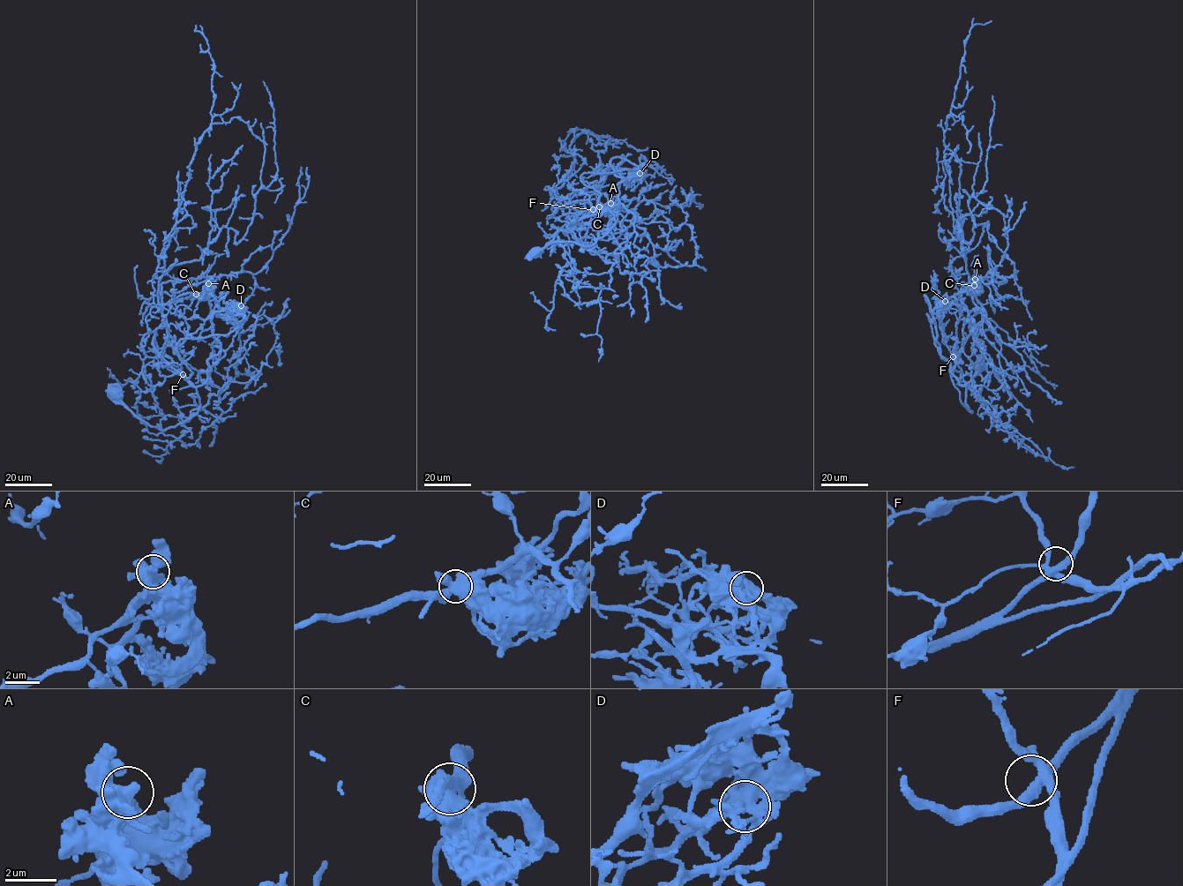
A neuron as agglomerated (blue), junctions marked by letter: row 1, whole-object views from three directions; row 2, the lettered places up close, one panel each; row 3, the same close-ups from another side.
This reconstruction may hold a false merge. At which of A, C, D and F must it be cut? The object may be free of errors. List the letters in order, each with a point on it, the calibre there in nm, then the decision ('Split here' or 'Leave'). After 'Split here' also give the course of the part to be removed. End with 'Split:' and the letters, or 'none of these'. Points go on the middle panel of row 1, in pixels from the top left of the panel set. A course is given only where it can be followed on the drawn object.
A: Place: (610, 203). Thickness 480 nm. Leave
C: Place: (599, 206). Thickness 600 nm. Split here. Course of the part to remove: (599, 206), (604, 213), (610, 210), (609, 203), (617, 196), (618, 183), (643, 164), (627, 180), (625, 190)
D: Place: (640, 173). Thickness 550 nm. Leave
F: Place: (593, 209). Thickness 360 nm. Leave
Split: C

